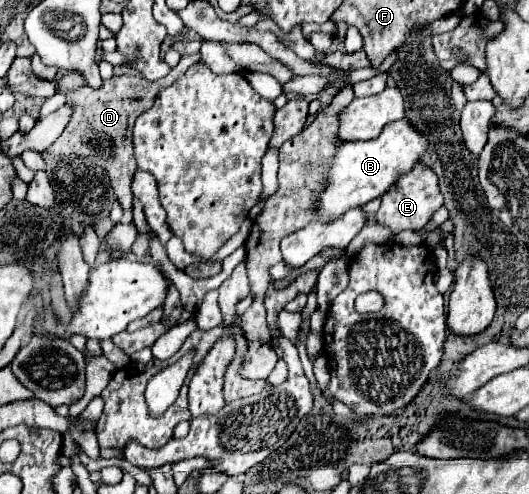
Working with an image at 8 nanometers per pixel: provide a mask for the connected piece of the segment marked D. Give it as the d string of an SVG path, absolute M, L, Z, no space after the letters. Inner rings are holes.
M198 54L194 56L184 56L178 66L160 80L146 80L142 76L112 76L110 80L102 80L100 88L88 86L86 78L78 72L68 72L60 80L56 80L56 90L66 94L66 102L72 104L74 112L70 116L68 126L60 134L60 138L46 150L52 156L66 156L66 154L76 154L84 158L96 158L96 164L102 166L108 172L110 186L114 188L114 194L120 202L122 208L132 210L132 194L130 194L130 178L134 176L134 158L132 158L132 146L130 146L130 134L134 120L146 112L160 90L168 88L174 80L178 80L184 70L192 64L198 62Z

